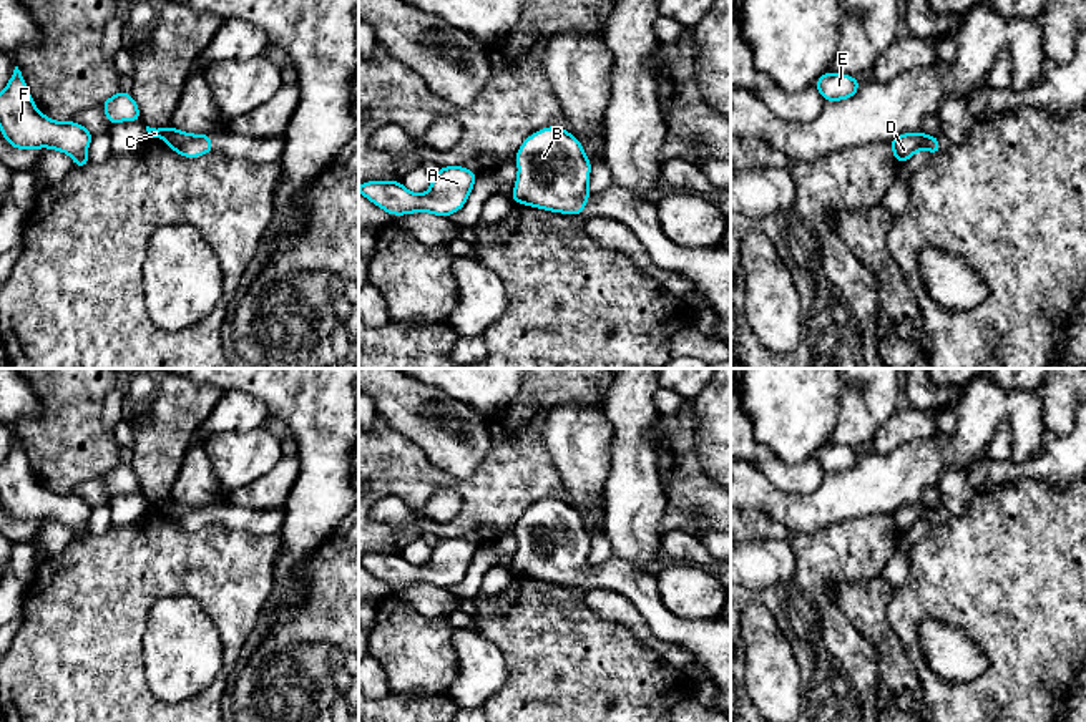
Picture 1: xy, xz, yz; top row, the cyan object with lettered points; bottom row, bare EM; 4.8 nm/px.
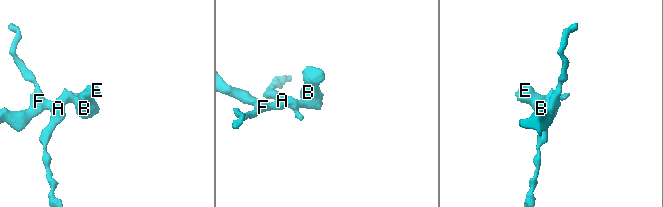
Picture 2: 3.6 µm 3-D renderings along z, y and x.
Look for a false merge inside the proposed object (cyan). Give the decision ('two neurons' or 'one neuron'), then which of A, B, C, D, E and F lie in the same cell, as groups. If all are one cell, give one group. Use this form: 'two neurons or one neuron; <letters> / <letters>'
one neuron; A B C D E F

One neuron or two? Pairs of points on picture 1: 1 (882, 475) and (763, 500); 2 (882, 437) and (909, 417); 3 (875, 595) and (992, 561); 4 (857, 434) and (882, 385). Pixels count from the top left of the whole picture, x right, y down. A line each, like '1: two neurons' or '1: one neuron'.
1: one neuron
2: one neuron
3: two neurons
4: one neuron

